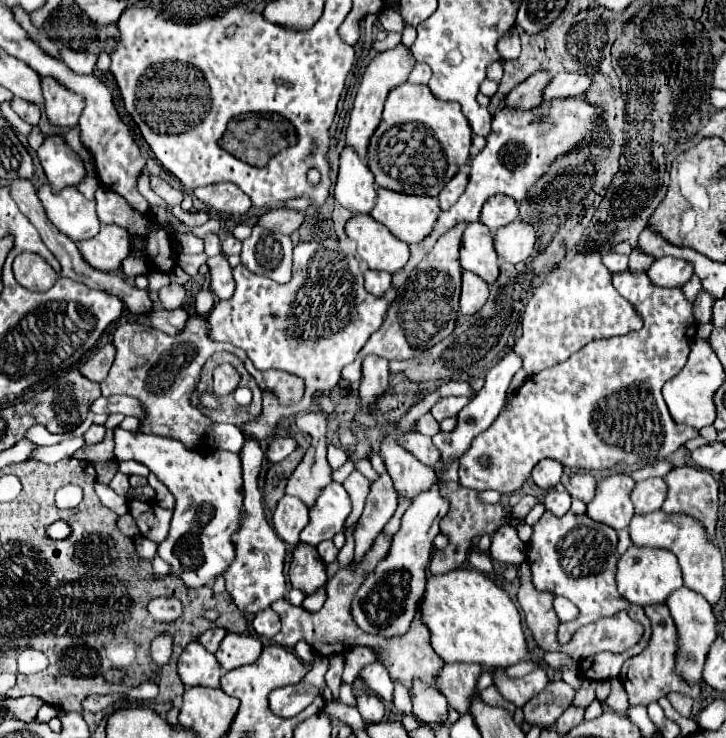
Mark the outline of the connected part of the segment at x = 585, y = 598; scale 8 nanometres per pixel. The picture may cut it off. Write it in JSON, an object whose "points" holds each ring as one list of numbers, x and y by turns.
{"points":[[545,512,541,516,541,520,533,526,533,536,527,544,527,560,529,560,531,572,533,572,533,584,537,590,549,590,553,594,561,594,561,596,569,598,581,612,575,622,567,622,561,626,559,642,569,642,581,626,595,622,595,620,601,620,605,616,615,616,621,610,627,610,627,614,631,614,633,620,643,624,643,628,645,628,643,638,631,650,627,650,623,654,599,652,592,658,584,659,579,663,583,673,578,674,582,679,598,682,617,678,623,662,627,658,639,654,647,646,649,636,651,636,651,626,649,626,649,618,645,616,645,612,639,606,631,606,627,600,623,600,617,594,617,586,615,586,617,532,609,526,593,522,587,514,567,512,565,516,557,518,551,512]]}

